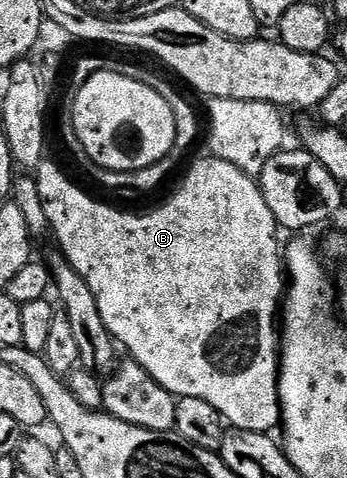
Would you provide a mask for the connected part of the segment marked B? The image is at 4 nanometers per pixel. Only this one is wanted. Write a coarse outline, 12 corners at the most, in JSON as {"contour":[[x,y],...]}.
{"contour":[[50,159],[50,232],[130,360],[281,422],[285,265],[258,180],[122,213]]}

